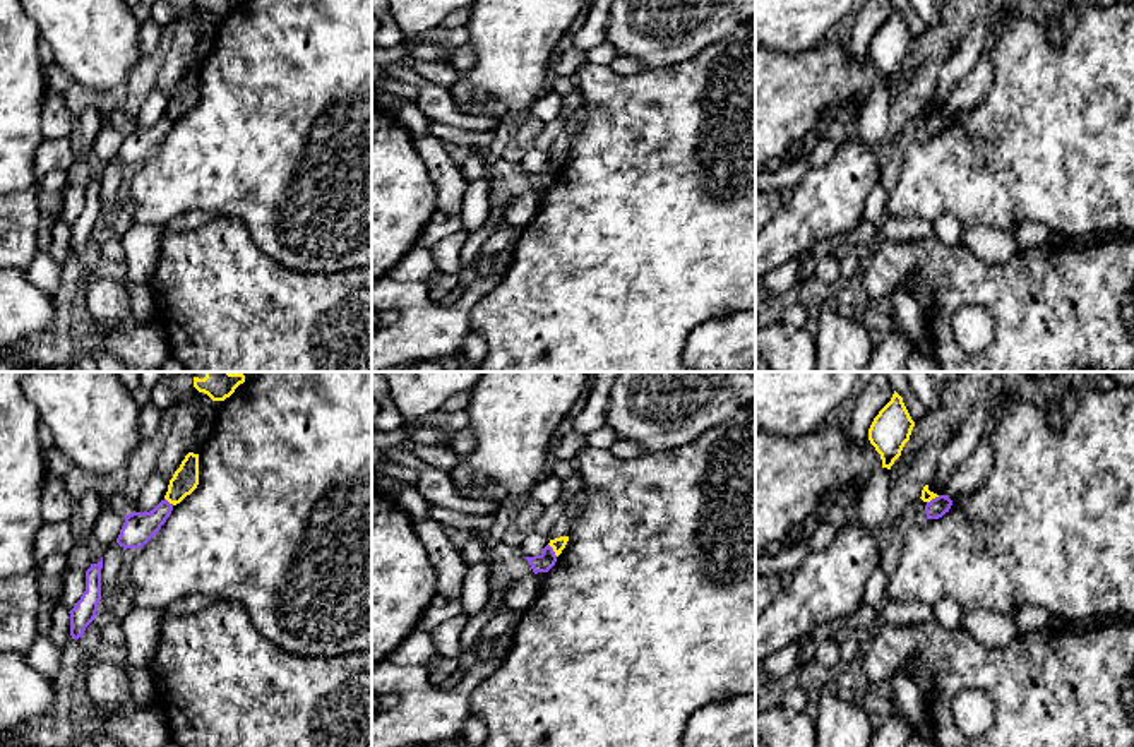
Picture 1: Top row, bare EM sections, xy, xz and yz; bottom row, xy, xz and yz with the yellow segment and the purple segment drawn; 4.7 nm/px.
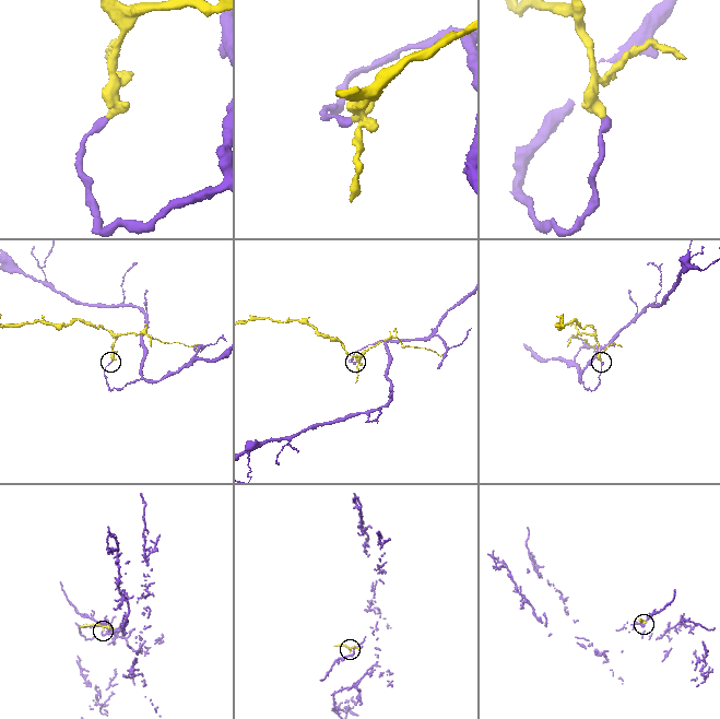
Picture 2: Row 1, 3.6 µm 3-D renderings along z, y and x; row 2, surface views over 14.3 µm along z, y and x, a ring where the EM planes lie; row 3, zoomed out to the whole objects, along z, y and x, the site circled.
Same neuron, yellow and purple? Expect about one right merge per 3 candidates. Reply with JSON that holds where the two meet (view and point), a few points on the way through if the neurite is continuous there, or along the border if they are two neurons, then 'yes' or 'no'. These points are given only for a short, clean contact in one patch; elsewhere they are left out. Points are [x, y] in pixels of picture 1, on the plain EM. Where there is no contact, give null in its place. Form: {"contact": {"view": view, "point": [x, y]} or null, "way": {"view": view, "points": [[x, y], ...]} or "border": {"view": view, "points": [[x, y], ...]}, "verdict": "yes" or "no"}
{"contact": {"view": "xz", "point": [554, 167]}, "border": {"view": "xz", "points": [[549, 160], [557, 172]]}, "verdict": "no"}

